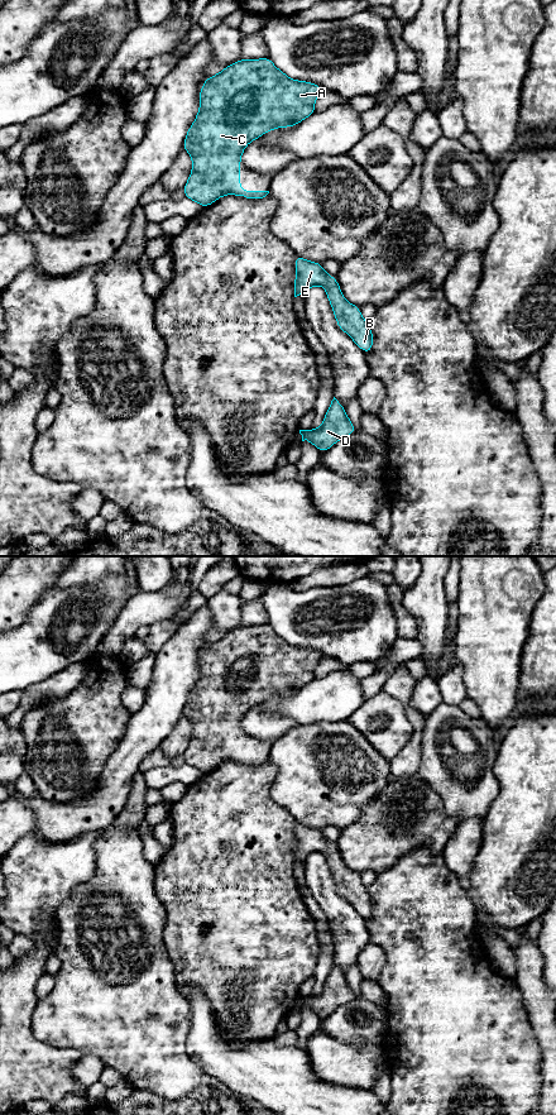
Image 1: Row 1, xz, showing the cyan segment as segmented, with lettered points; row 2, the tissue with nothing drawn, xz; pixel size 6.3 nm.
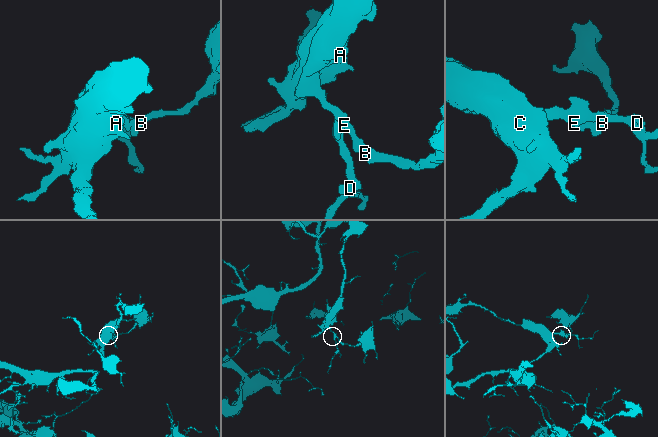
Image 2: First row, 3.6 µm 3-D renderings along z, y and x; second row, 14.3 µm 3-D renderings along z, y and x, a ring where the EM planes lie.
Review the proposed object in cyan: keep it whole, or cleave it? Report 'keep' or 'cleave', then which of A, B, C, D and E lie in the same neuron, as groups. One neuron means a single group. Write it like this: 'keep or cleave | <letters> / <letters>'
keep | A B C D E

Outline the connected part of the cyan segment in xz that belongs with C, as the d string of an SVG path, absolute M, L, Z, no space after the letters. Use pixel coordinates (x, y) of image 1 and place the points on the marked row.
M268 58L239 59L220 73L207 77L200 91L200 109L183 142L192 158L192 172L184 196L207 207L225 195L263 198L269 191L240 188L240 162L245 147L267 131L298 125L315 114L321 86L292 80Z

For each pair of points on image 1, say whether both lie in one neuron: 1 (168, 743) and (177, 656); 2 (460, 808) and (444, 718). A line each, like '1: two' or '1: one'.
1: two
2: one

